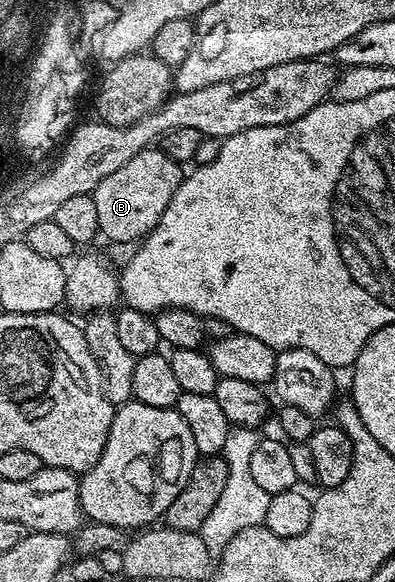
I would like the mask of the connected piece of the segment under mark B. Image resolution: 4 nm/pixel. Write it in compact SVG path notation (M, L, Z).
M149 147L134 155L130 163L122 163L118 171L106 175L106 179L102 179L102 183L98 183L98 187L91 192L95 210L98 211L99 232L108 236L109 242L136 243L147 237L178 191L182 180L180 169L181 162L166 156L163 148Z

